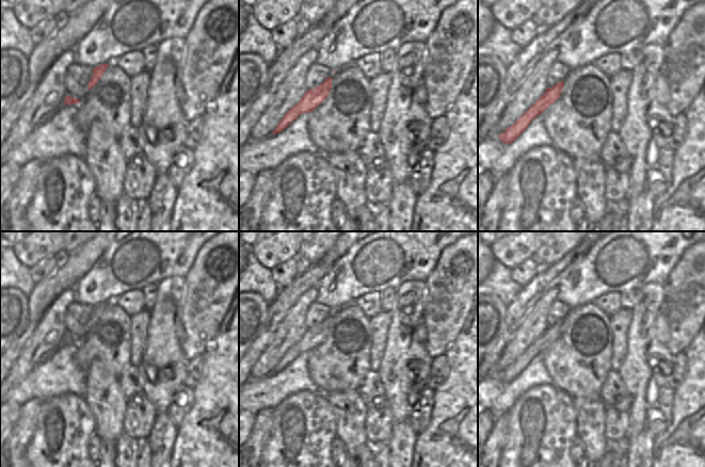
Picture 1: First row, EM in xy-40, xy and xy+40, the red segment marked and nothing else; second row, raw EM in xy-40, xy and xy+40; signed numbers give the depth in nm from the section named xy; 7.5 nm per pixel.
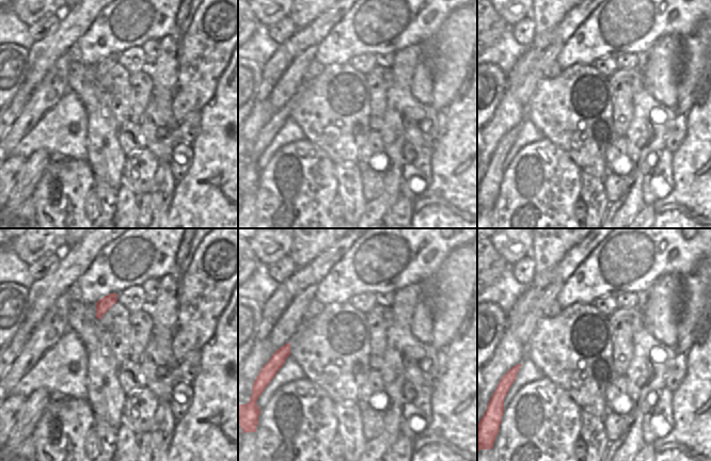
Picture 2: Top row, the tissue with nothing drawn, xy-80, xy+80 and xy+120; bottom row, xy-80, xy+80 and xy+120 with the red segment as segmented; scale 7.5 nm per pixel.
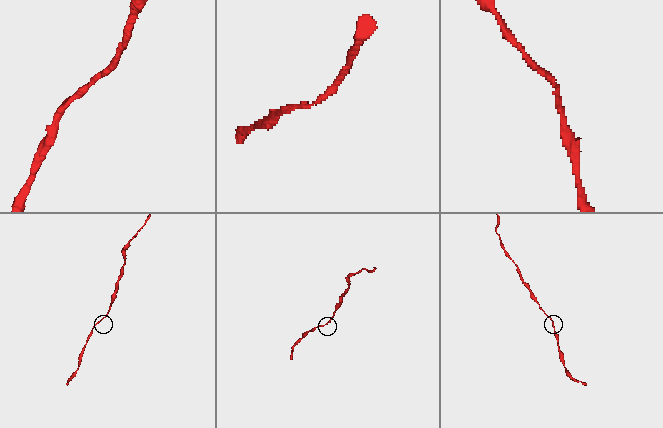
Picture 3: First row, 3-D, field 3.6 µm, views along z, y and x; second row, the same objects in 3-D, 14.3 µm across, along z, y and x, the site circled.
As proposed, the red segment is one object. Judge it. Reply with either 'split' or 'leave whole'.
leave whole

